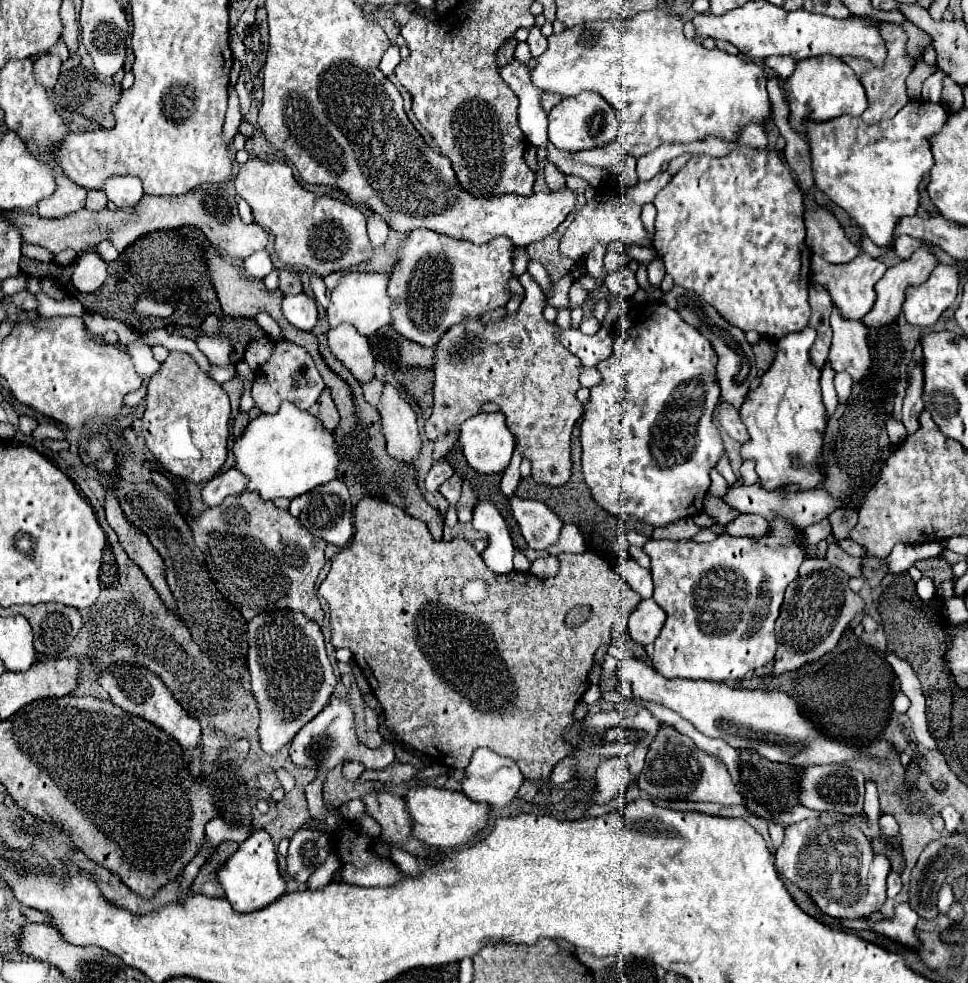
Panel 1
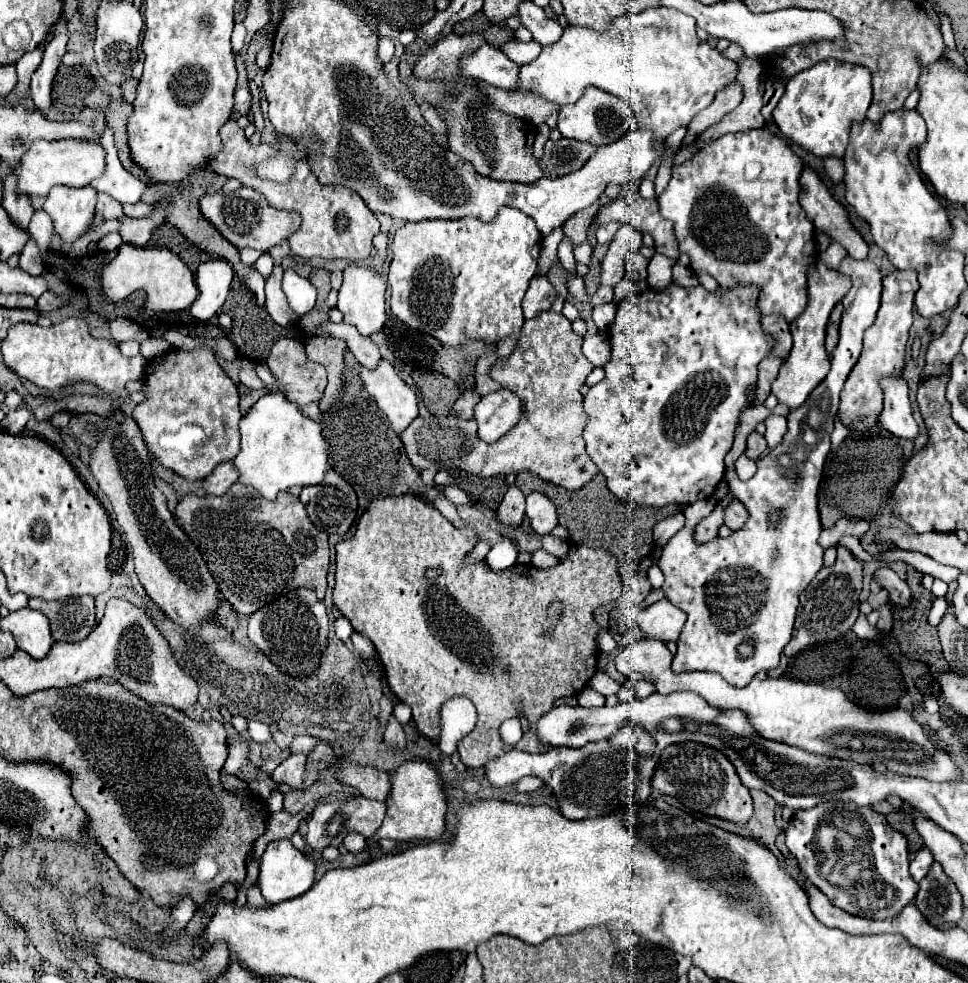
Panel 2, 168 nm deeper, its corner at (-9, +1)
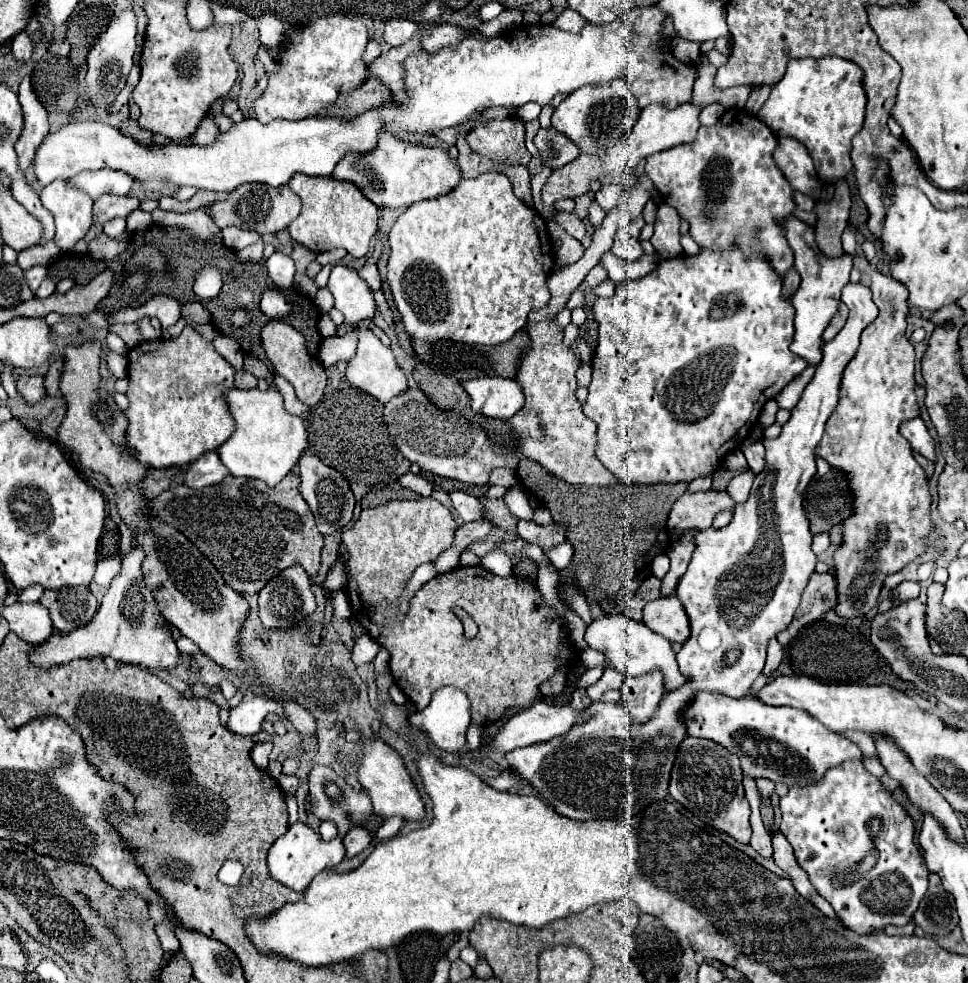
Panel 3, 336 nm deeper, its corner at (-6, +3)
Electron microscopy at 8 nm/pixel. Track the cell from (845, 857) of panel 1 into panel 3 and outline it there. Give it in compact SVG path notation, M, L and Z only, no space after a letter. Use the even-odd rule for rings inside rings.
M845 761L845 765L837 769L829 769L821 781L789 789L789 793L781 797L781 813L783 821L779 831L791 843L799 867L809 875L819 895L831 903L845 927L859 935L875 935L887 925L903 927L913 919L927 891L931 871L925 869L921 849L915 845L913 819L879 777L873 777L863 765L857 765L857 761Z

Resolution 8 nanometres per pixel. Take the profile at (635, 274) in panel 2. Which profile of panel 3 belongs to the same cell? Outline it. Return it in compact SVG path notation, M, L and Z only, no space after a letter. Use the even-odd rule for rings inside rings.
M617 233L611 251L613 251L613 255L625 259L627 263L631 263L631 261L635 261L635 259L639 259L643 255L639 239L631 237L629 233Z

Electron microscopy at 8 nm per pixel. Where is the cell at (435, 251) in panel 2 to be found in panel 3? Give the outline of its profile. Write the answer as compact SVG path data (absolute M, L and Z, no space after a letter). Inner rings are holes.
M491 171L491 173L481 173L475 179L463 179L461 185L457 185L457 189L453 189L453 193L445 193L441 197L411 205L405 213L401 213L401 217L397 219L397 223L389 231L389 247L391 247L391 255L389 255L389 263L387 263L387 281L391 285L393 297L395 297L395 305L403 317L405 331L413 339L421 339L421 341L451 339L457 343L497 345L497 343L509 341L515 335L515 331L525 327L529 311L545 307L551 299L551 293L547 289L547 279L555 267L555 249L553 249L553 241L547 231L547 223L533 207L529 207L527 203L523 203L521 199L515 197L511 181L503 173Z

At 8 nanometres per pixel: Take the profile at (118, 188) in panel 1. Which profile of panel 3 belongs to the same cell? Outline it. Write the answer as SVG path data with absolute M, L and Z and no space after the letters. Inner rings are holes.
M99 169L99 171L85 171L77 177L67 181L69 185L85 191L91 199L97 199L105 193L111 195L127 195L133 181L127 173L113 171L113 169Z

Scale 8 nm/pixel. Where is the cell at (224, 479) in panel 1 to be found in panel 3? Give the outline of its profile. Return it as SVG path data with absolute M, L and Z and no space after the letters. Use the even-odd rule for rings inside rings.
M209 451L187 467L185 485L193 487L193 489L203 489L207 485L221 483L227 475L229 475L229 471L221 463L219 455L215 451Z

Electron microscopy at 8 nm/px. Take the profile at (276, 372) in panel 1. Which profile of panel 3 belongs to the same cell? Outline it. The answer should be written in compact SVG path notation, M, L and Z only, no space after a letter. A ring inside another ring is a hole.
M269 321L263 329L261 329L261 343L265 347L265 353L269 357L269 361L275 365L277 373L281 377L285 377L297 391L297 397L307 405L313 407L321 401L325 385L327 385L327 375L325 369L321 365L319 359L311 357L307 347L305 347L305 337L293 329L291 325L283 323L283 321Z

